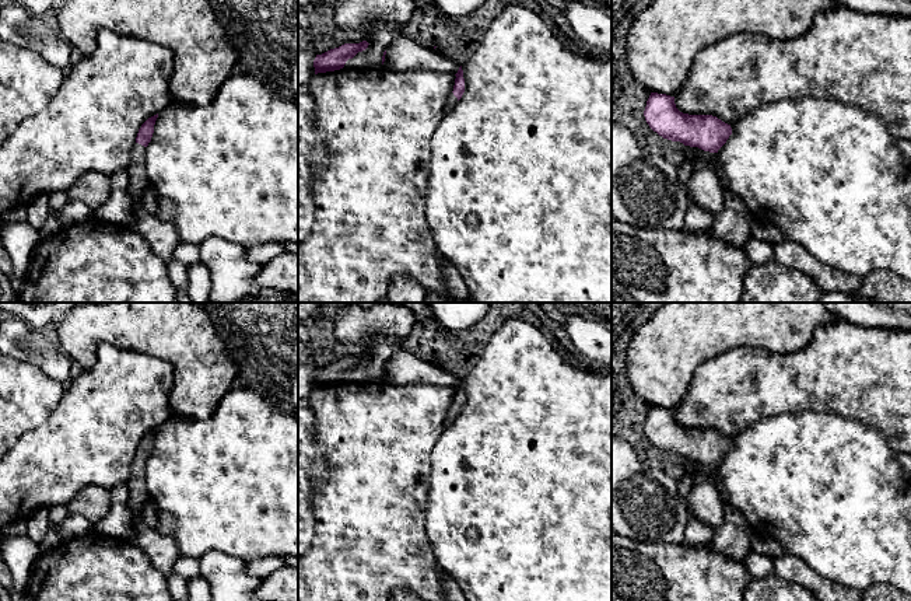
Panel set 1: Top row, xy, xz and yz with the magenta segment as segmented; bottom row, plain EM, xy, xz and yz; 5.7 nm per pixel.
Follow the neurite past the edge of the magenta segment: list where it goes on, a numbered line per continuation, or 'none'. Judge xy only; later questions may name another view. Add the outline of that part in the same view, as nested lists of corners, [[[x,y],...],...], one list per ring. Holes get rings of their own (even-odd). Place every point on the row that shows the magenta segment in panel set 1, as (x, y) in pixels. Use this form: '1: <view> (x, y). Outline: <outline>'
1: xy (161, 236). Outline: [[[136,143],[132,151],[129,172],[129,191],[134,200],[134,221],[130,227],[137,231],[151,247],[151,249],[164,261],[174,259],[174,251],[181,242],[178,231],[171,221],[164,221],[150,214],[141,206],[141,198],[148,184],[144,172],[146,147]]]

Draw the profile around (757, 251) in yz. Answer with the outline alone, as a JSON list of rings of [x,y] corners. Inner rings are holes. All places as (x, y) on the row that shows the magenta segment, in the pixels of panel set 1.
[[[750,235],[742,247],[746,258],[753,265],[763,265],[774,259],[774,245],[768,241],[758,240]]]

